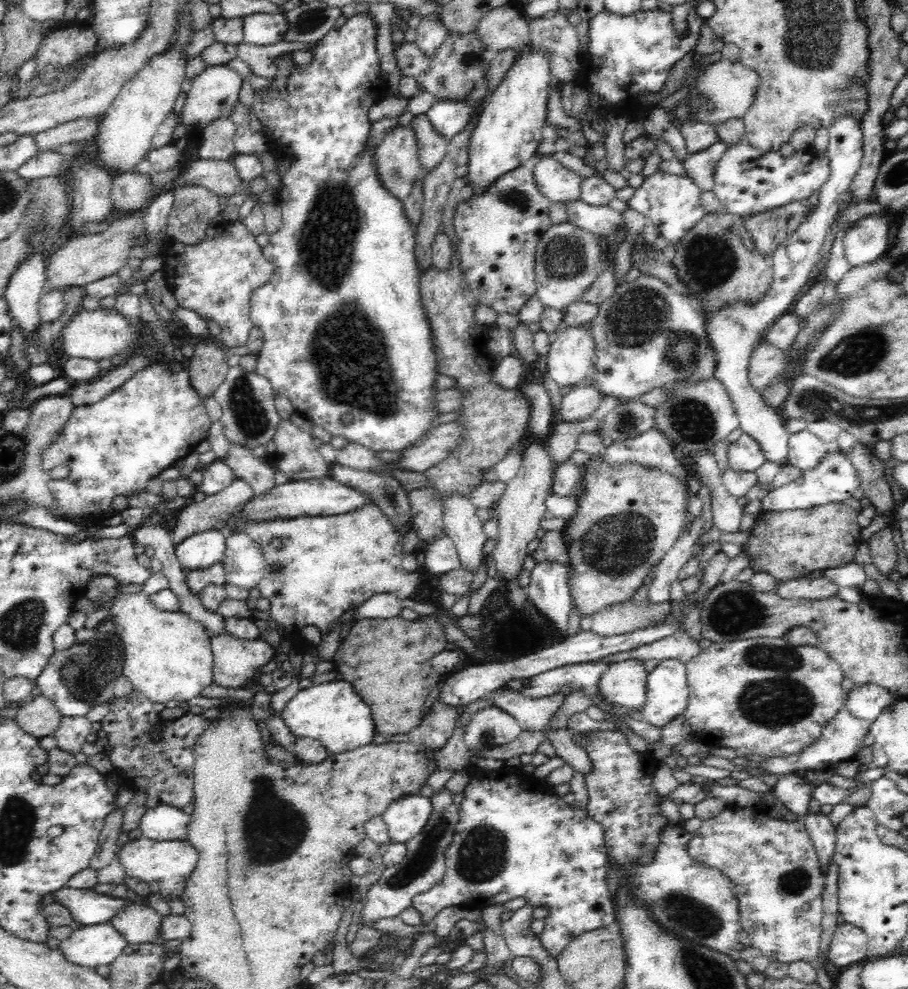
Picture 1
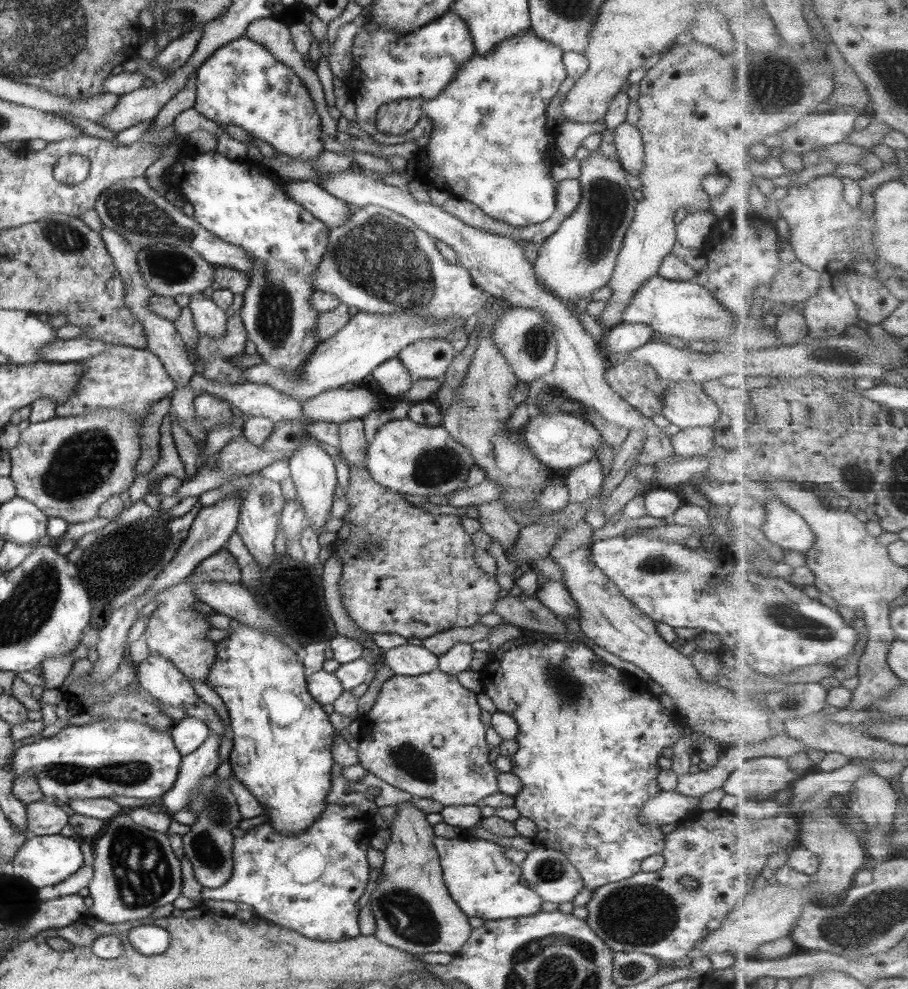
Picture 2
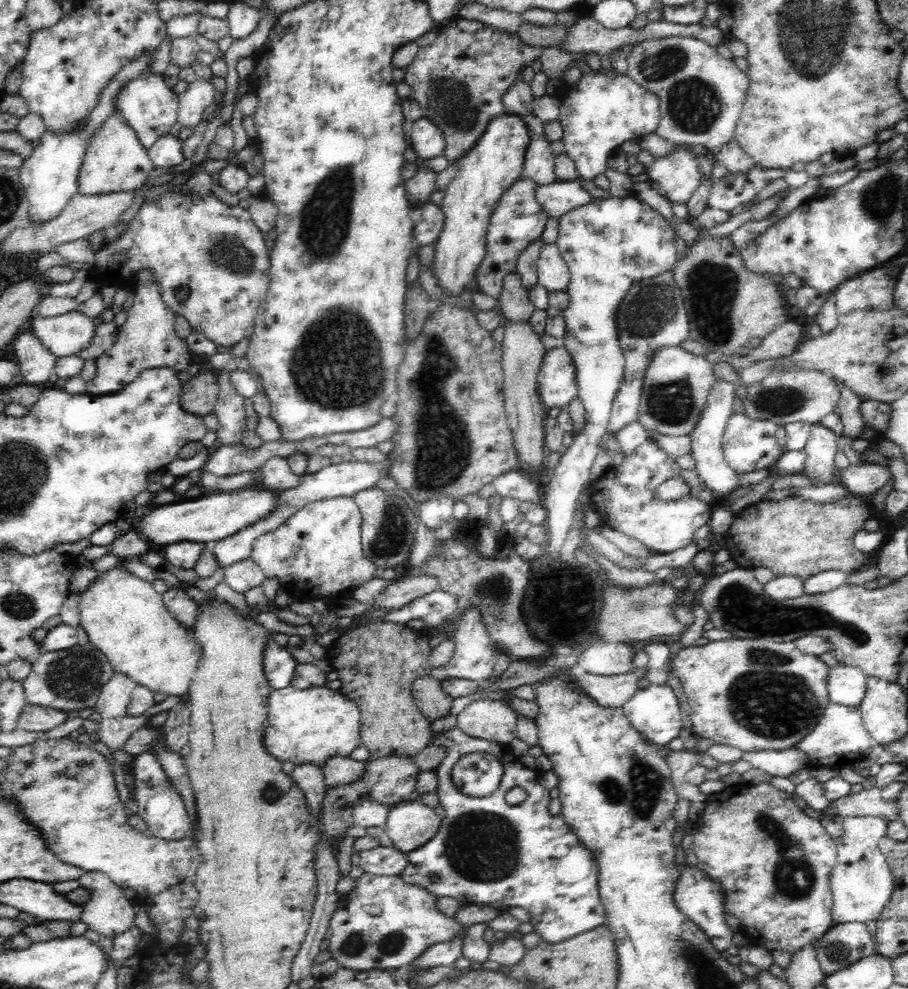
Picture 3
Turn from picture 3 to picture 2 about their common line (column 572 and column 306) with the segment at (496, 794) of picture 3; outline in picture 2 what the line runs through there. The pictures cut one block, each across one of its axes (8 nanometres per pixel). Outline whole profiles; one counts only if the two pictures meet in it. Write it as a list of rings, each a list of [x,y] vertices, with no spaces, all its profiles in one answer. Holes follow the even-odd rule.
[[[328,804],[324,809],[324,812],[312,823],[312,826],[308,826],[308,830],[304,834],[296,834],[294,836],[286,836],[280,834],[273,829],[270,824],[257,825],[253,829],[244,830],[245,835],[242,837],[235,837],[233,840],[233,858],[232,858],[232,874],[228,879],[228,882],[224,886],[210,889],[202,887],[202,899],[203,901],[212,900],[229,900],[232,902],[244,902],[244,904],[250,904],[253,911],[258,918],[264,918],[270,921],[272,924],[281,926],[283,929],[290,929],[307,936],[308,938],[319,941],[341,941],[344,939],[354,938],[361,934],[359,929],[359,907],[358,900],[360,896],[366,892],[366,886],[368,886],[368,880],[370,880],[370,864],[366,858],[366,852],[368,846],[370,846],[370,840],[372,840],[373,834],[377,829],[373,825],[373,815],[370,812],[360,812],[355,806],[340,806],[338,804]]]

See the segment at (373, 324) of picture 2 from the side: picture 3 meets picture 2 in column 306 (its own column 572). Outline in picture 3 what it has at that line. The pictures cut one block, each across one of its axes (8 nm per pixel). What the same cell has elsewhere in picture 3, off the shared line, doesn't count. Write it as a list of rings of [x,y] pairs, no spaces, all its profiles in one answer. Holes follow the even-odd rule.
[[[563,344],[546,351],[537,384],[544,408],[566,407],[578,396],[576,365]]]

